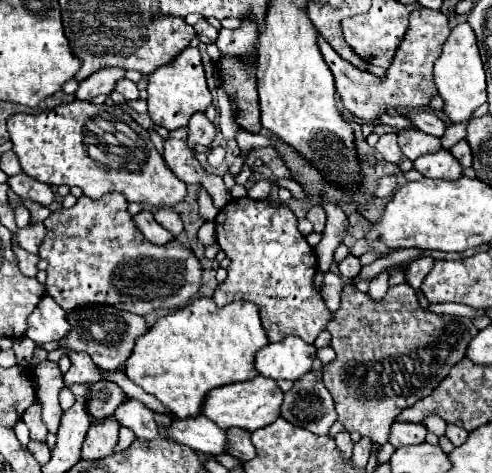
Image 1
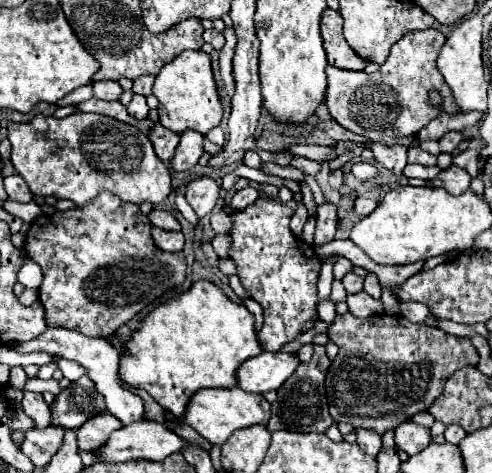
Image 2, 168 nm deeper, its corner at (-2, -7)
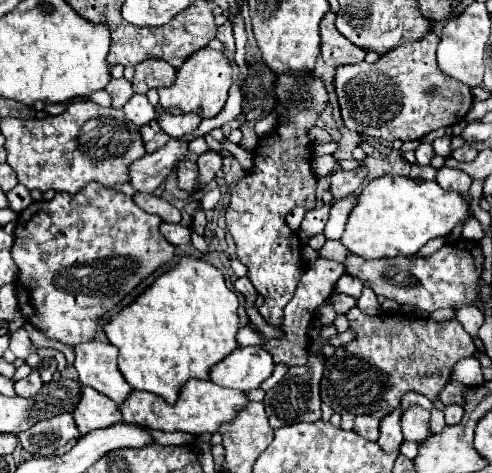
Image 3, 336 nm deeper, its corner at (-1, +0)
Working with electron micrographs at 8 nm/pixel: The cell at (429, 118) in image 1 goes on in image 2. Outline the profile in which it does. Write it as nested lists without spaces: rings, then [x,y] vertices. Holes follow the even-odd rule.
[[[450,131],[450,133],[446,133],[444,137],[440,137],[440,149],[442,149],[444,153],[452,153],[452,151],[458,147],[458,143],[464,139],[464,137],[466,137],[464,133]]]

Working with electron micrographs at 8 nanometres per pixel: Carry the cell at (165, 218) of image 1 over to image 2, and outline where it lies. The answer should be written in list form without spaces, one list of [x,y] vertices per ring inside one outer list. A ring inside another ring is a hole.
[[[152,209],[150,215],[148,215],[150,223],[160,227],[160,229],[168,229],[168,231],[180,231],[180,223],[178,219],[170,213],[170,211],[164,211],[164,209]]]

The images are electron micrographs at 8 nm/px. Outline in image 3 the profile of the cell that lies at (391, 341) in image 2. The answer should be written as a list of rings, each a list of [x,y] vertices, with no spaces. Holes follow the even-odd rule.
[[[357,306],[345,316],[357,338],[347,346],[337,348],[335,354],[327,358],[321,378],[321,400],[337,414],[351,412],[355,416],[369,414],[383,418],[399,406],[399,400],[409,390],[417,390],[429,400],[435,400],[451,380],[455,362],[469,358],[475,352],[473,338],[455,318],[435,322],[407,314],[367,316]]]

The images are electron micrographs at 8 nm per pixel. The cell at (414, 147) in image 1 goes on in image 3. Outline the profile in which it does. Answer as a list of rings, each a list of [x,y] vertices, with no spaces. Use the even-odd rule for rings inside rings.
[[[421,144],[421,146],[415,150],[415,156],[417,156],[417,164],[429,164],[431,158],[435,156],[433,146],[431,146],[431,144]]]

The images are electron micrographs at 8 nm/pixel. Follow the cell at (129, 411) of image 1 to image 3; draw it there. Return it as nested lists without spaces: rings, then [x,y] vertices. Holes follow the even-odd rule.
[[[91,340],[75,346],[75,356],[81,384],[103,392],[115,404],[121,404],[127,394],[131,394],[133,388],[123,380],[117,368],[117,348],[113,344]]]

